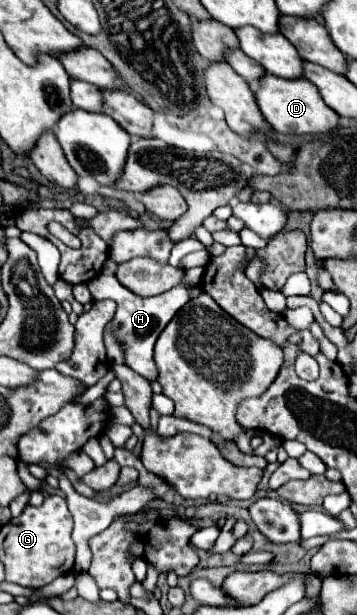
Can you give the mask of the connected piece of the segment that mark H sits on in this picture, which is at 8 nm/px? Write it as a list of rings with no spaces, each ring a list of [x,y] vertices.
[[[97,275],[93,281],[87,283],[91,295],[95,301],[99,299],[113,299],[117,303],[117,313],[115,313],[115,333],[121,349],[125,351],[125,365],[129,365],[133,371],[139,375],[147,377],[149,381],[157,379],[157,367],[153,363],[153,345],[159,337],[159,333],[165,329],[165,325],[173,319],[173,315],[189,301],[189,293],[185,285],[177,285],[169,289],[163,295],[155,297],[141,297],[123,287],[117,277],[113,275]]]

